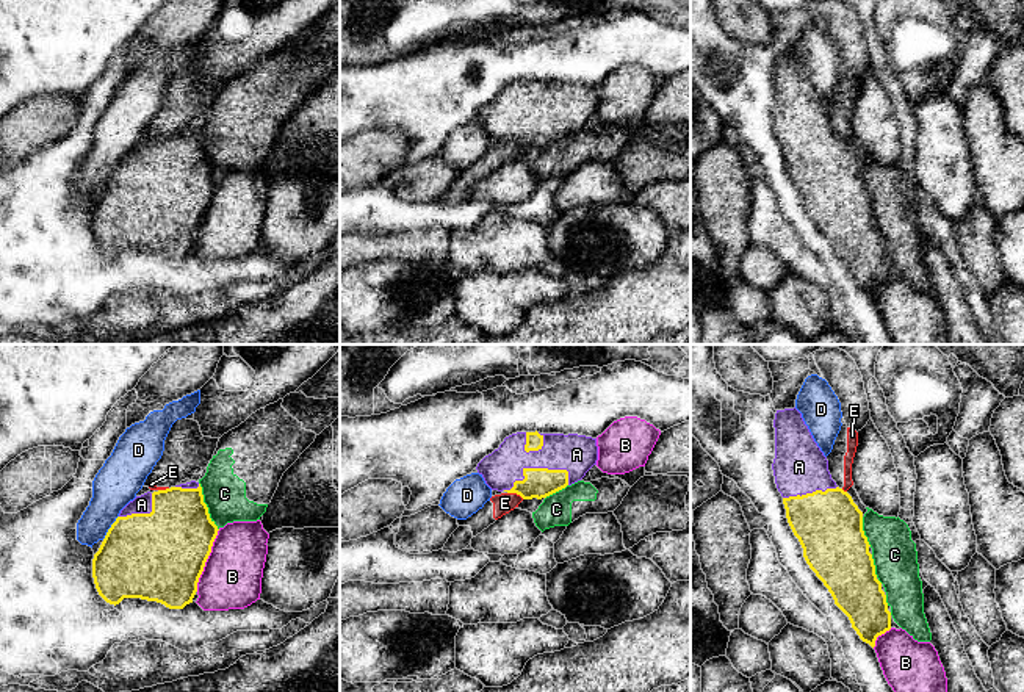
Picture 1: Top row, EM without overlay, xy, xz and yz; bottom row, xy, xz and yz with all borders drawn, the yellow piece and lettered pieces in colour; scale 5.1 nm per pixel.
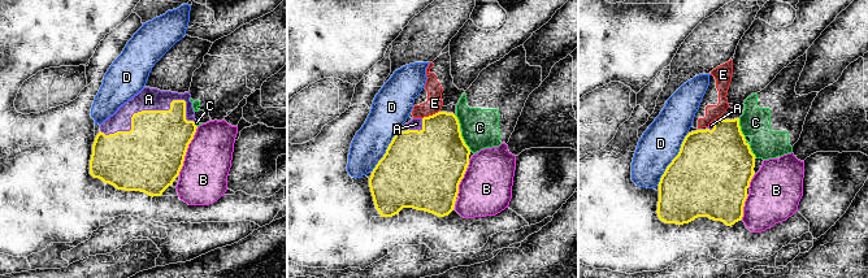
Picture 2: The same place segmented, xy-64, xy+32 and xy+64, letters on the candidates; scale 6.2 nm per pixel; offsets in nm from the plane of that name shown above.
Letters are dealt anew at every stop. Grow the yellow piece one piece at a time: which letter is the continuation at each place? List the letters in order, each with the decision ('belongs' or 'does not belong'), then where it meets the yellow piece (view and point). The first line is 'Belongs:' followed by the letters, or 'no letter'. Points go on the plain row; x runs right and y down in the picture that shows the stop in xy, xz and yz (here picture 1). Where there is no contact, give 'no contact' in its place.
Belongs: A
A: belongs | xz (531, 118)
B: does not belong | xy (205, 210)
C: does not belong | xy (205, 155)
D: does not belong | xy (110, 177)
E: does not belong | xz (515, 141)

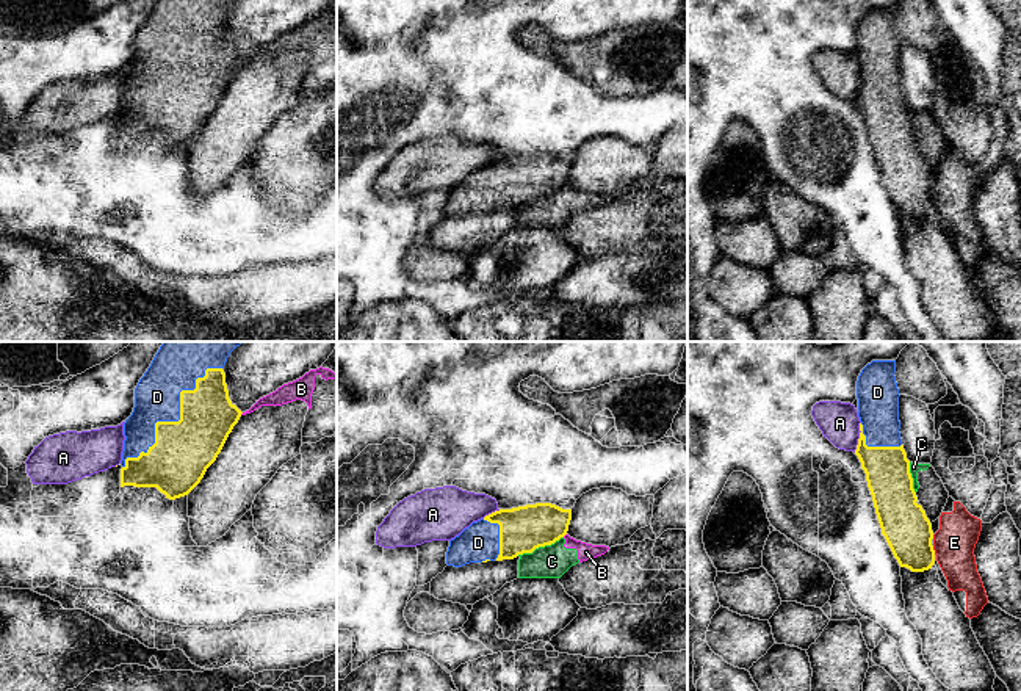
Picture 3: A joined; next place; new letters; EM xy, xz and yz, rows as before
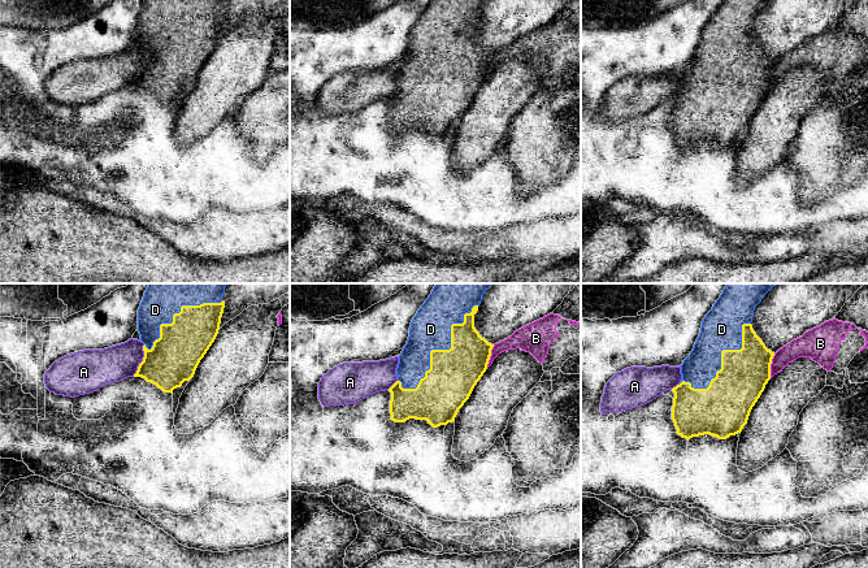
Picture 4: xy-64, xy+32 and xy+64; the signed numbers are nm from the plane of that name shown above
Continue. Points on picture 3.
Belongs: D
A: does not belong | yz (860, 86)
B: does not belong | xz (564, 184)
C: does not belong | xz (539, 195)
D: belongs | xy (179, 69)
E: does not belong | yz (934, 199)

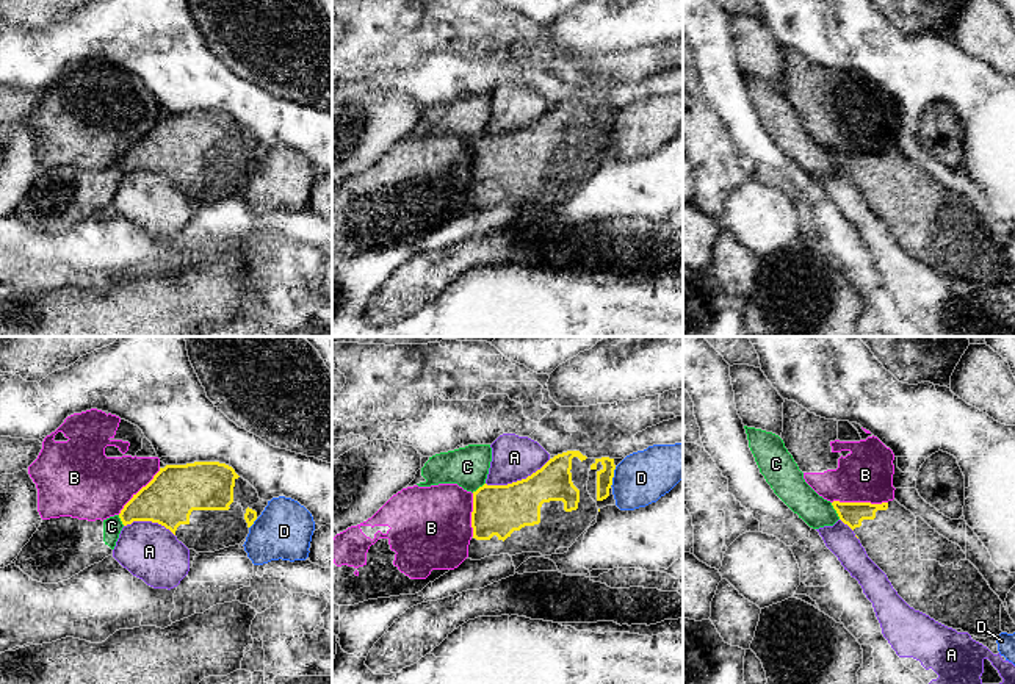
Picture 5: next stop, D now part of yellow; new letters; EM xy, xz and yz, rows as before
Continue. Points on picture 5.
Belongs: no letter
A: does not belong | xz (517, 130)
B: does not belong | yz (860, 152)
C: does not belong | yz (835, 158)
D: does not belong | xz (613, 126)

